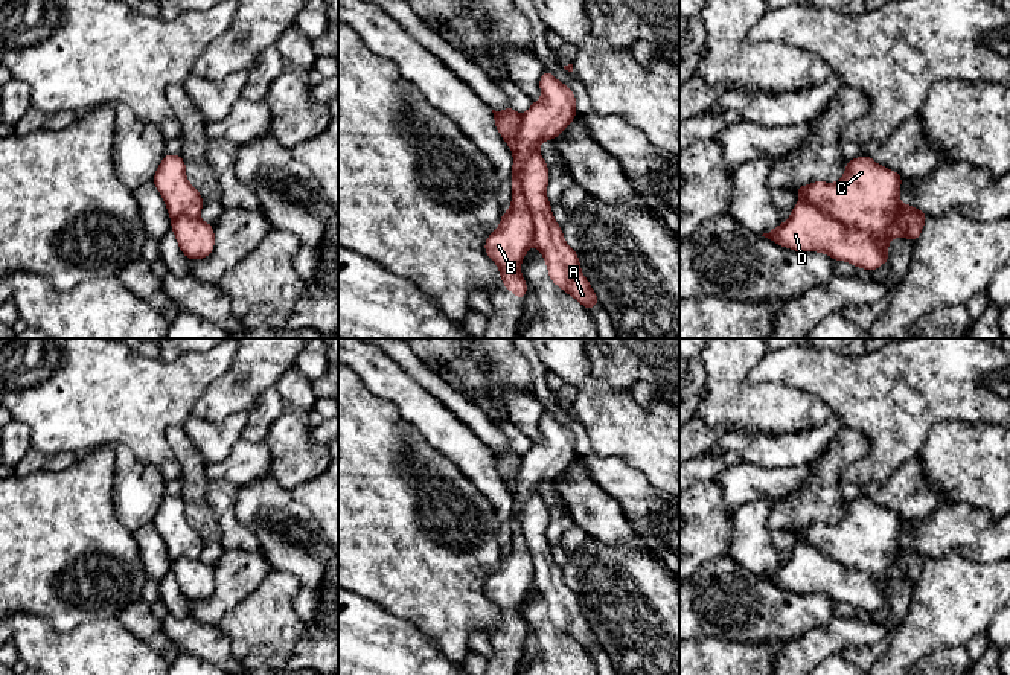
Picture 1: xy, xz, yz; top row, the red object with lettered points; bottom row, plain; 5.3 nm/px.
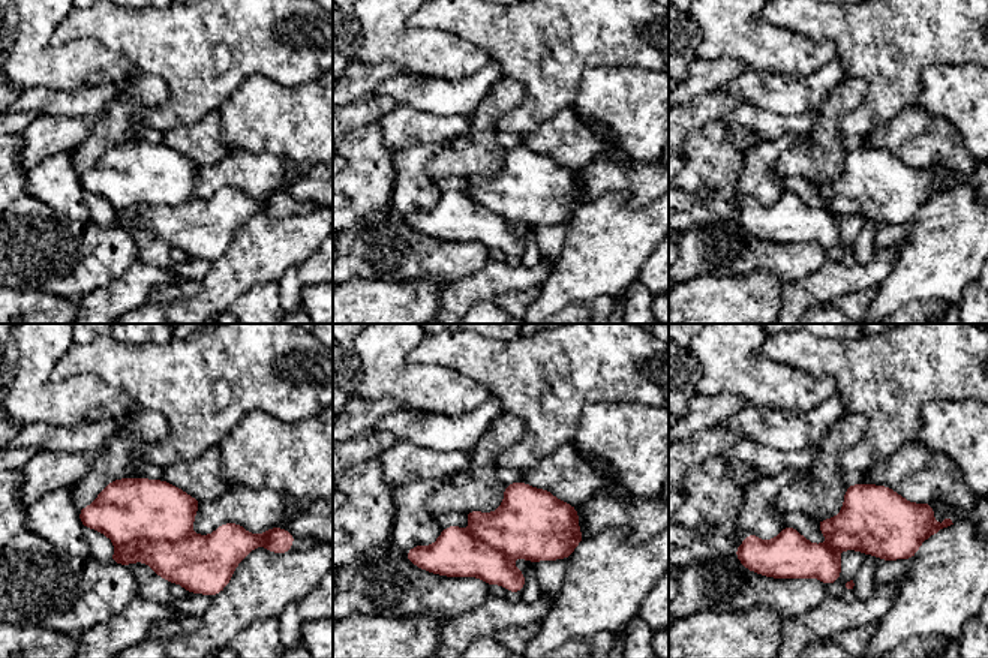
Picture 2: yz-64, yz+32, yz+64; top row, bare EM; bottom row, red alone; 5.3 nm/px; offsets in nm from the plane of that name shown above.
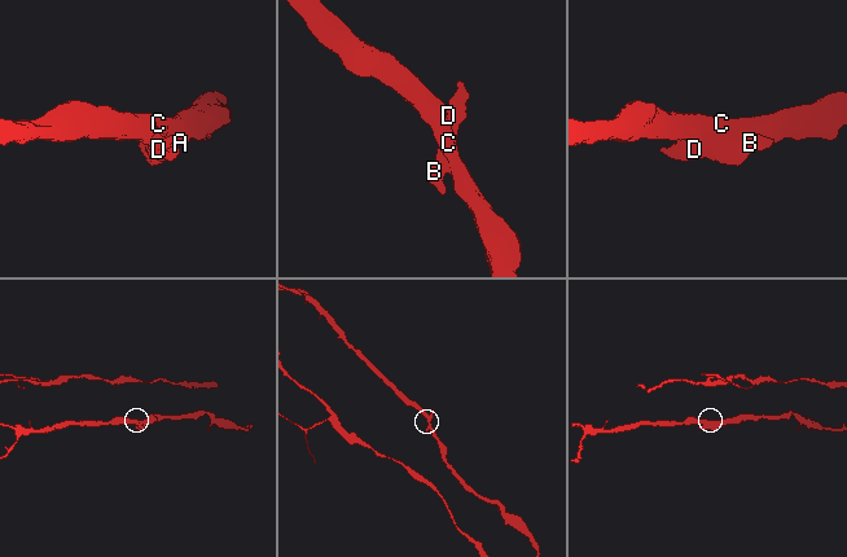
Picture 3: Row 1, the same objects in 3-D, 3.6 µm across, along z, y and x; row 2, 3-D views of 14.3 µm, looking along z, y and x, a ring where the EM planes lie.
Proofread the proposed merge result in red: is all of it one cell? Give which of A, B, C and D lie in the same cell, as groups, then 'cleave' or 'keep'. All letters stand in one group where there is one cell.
A C / B D; cleave

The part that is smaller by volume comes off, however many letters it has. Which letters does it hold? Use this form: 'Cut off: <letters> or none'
Cut off: B, D

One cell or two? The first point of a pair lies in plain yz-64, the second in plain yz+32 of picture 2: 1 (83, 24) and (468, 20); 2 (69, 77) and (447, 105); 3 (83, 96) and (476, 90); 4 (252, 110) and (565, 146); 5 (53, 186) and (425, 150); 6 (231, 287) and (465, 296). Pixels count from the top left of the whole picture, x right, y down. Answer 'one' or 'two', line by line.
1: one
2: two
3: one
4: two
5: one
6: two

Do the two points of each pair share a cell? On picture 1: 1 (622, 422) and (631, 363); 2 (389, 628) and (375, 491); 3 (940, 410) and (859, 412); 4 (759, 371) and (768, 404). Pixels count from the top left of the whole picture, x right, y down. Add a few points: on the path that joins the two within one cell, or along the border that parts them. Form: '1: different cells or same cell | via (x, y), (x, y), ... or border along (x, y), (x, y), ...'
1: different cells | border along (602, 377), (611, 384), (626, 389)
2: different cells | border along (357, 593), (384, 610), (407, 619), (419, 630)
3: same cell | via (920, 421), (882, 421), (879, 418)
4: different cells | border along (747, 375), (751, 383), (783, 383), (797, 389)

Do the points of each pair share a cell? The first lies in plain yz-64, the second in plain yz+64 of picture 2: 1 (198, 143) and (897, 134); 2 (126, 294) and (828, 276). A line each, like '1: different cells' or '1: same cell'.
1: same cell
2: same cell

